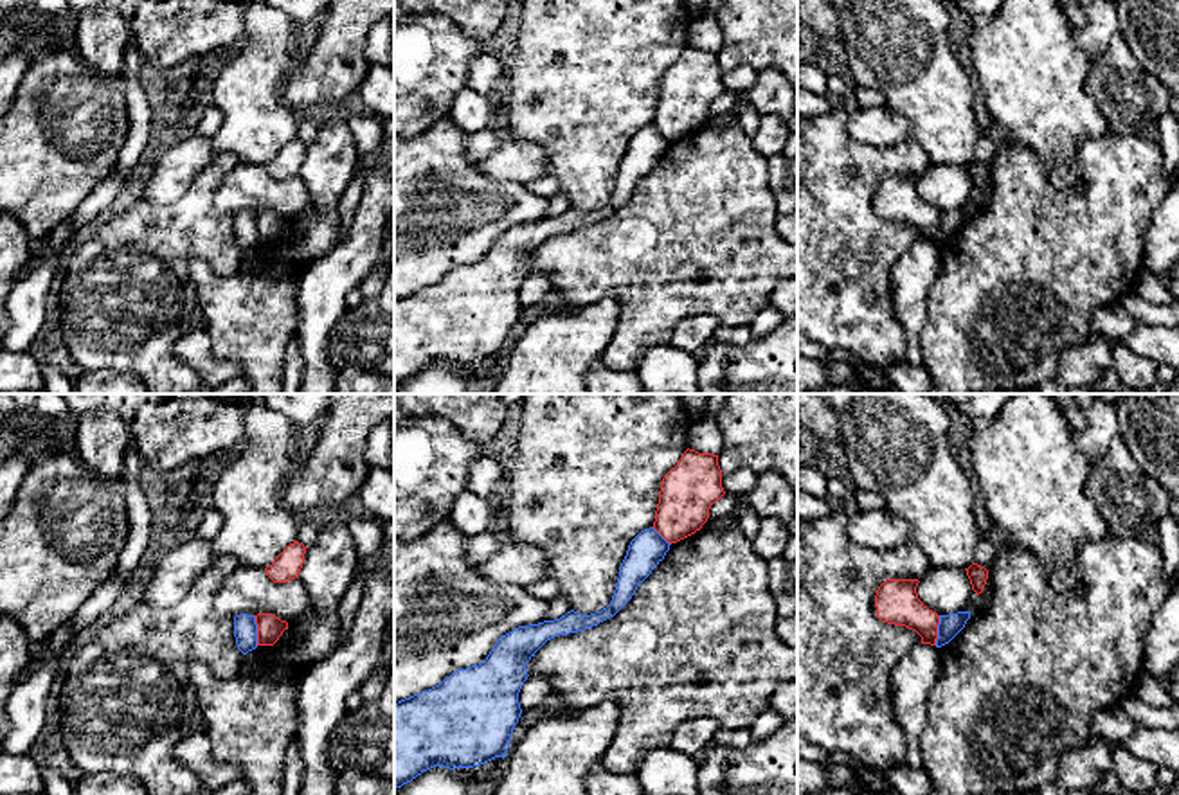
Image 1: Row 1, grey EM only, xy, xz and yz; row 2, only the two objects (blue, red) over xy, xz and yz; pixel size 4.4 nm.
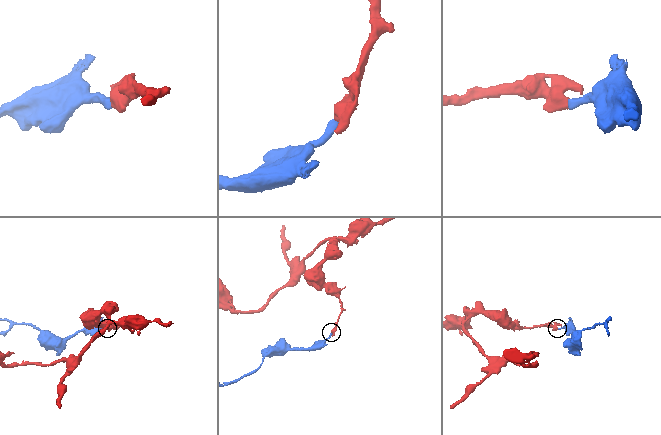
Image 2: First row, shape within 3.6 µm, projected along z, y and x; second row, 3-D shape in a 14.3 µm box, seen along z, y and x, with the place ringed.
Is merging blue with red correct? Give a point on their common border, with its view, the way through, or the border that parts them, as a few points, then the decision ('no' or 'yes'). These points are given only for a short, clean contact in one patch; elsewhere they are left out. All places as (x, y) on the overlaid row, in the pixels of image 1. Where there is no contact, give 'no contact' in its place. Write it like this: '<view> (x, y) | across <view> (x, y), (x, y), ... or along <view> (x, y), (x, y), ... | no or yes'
xy (256, 630) | along xy (252, 616), (258, 644) | no

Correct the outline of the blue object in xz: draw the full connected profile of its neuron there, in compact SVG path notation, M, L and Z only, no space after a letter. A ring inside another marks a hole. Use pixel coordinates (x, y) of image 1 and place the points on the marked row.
M653 527L641 531L628 545L607 608L590 615L571 610L554 621L518 626L502 635L479 665L457 669L439 685L398 701L394 705L394 788L401 788L434 766L450 770L473 768L495 757L504 759L513 728L522 714L518 692L529 676L526 671L527 662L547 640L585 631L614 617L664 559L670 545Z

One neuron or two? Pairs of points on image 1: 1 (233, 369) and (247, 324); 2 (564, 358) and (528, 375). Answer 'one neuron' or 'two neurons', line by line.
1: two neurons
2: one neuron

